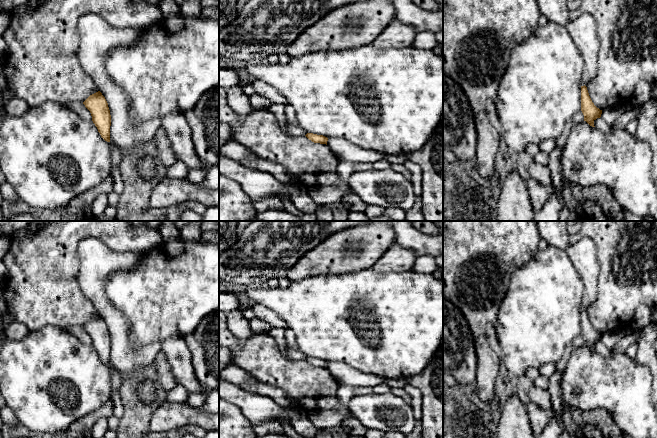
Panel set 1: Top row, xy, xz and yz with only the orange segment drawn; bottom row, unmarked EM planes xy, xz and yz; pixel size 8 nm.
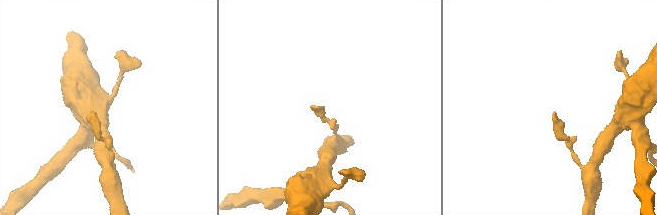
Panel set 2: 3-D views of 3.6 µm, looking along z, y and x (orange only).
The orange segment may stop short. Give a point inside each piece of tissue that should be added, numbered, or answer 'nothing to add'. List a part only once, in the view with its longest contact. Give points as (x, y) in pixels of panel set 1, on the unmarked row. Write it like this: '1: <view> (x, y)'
nothing to add

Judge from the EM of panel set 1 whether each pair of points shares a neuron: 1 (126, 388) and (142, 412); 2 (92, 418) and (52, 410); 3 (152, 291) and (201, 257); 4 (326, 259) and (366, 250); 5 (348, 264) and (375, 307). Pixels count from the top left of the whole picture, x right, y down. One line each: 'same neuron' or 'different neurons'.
1: same neuron
2: different neurons
3: same neuron
4: same neuron
5: different neurons

